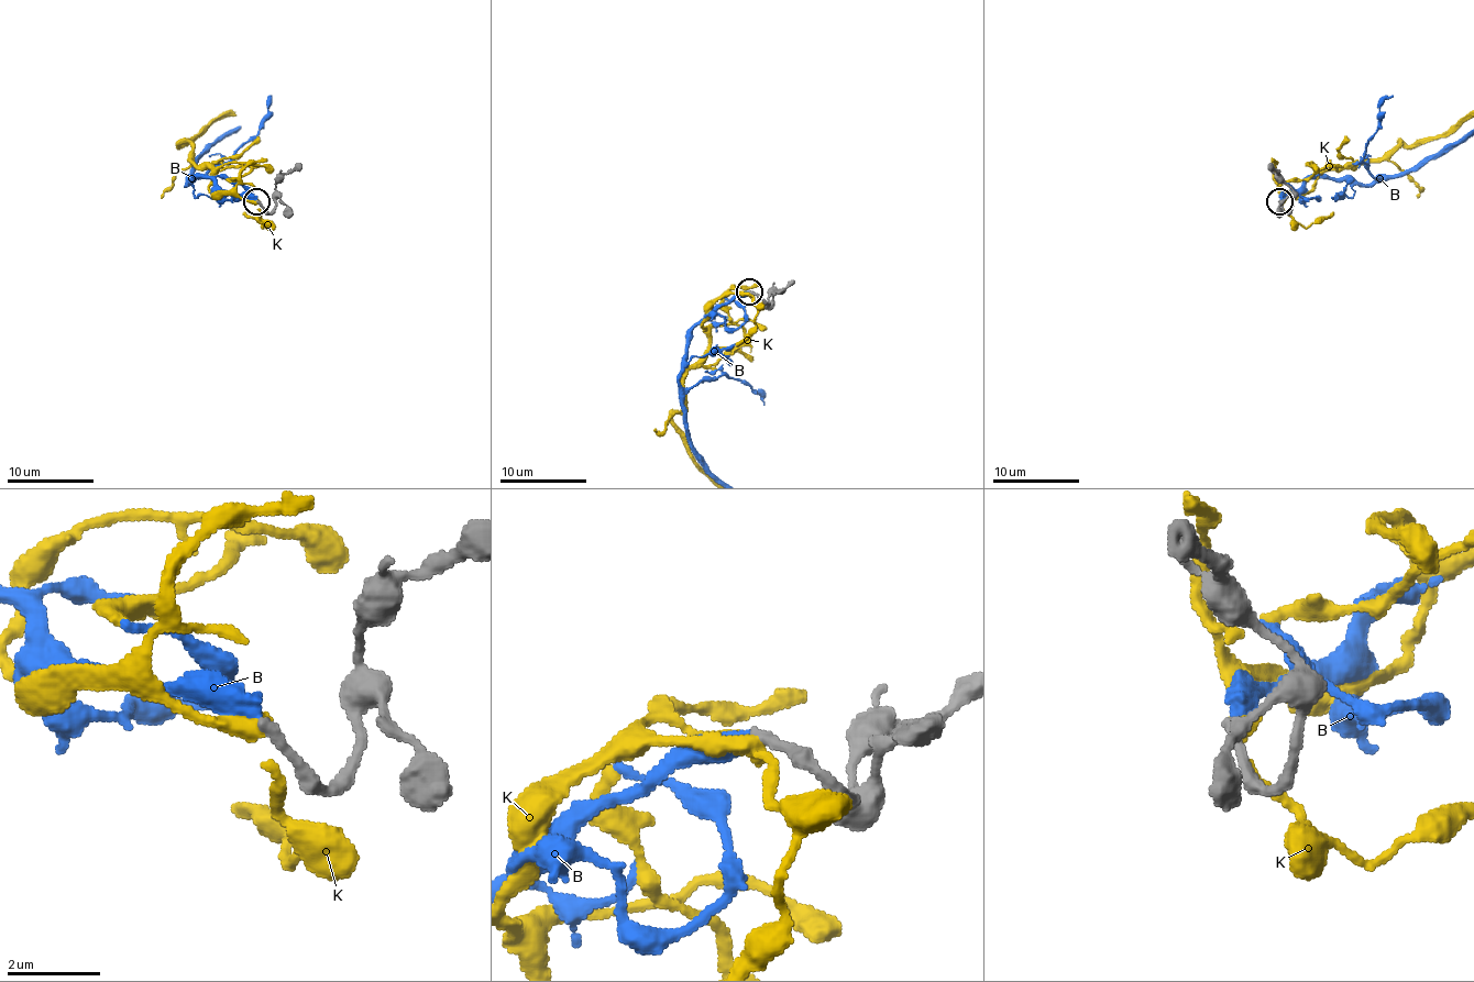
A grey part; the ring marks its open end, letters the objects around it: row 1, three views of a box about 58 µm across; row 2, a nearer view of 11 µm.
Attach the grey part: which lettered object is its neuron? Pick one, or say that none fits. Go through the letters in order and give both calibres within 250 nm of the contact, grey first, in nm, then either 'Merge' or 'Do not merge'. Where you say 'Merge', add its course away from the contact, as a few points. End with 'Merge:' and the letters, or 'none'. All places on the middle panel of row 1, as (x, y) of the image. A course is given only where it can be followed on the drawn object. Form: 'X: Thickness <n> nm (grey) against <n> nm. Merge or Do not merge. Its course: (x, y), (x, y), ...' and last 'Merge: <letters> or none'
B: Thickness 220 nm (grey) against 440 nm. Do not merge
K: Thickness 240 nm (grey) against 320 nm. Do not merge
Merge: none

